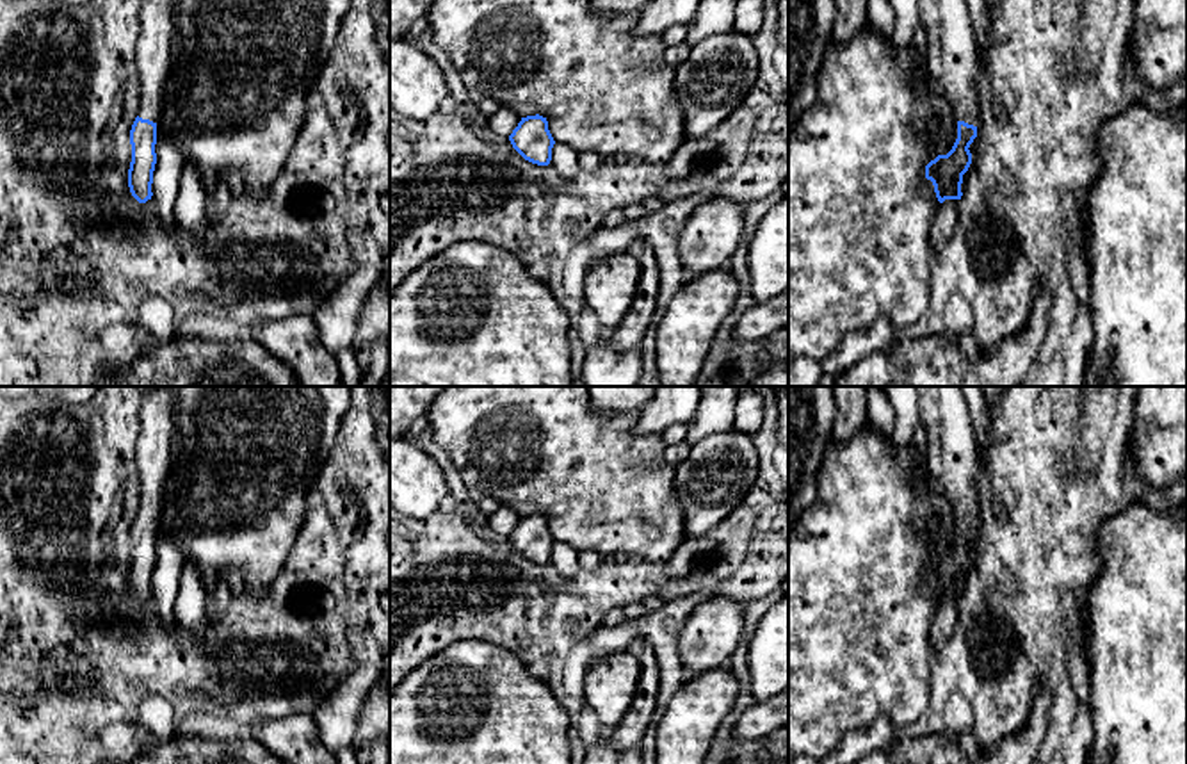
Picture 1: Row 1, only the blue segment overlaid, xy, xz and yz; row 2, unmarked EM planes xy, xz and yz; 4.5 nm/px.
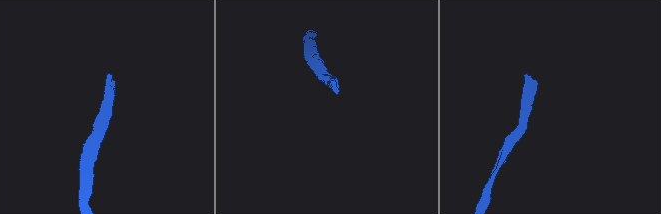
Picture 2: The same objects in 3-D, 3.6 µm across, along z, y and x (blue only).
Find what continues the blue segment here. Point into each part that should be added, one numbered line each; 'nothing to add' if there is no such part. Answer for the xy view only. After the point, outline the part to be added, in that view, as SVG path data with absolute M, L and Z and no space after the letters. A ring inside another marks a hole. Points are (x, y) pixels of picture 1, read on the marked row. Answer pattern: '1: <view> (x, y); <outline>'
1: xy (153, 47); M142 0L137 39L137 73L141 87L139 118L158 121L162 87L171 71L173 0Z

